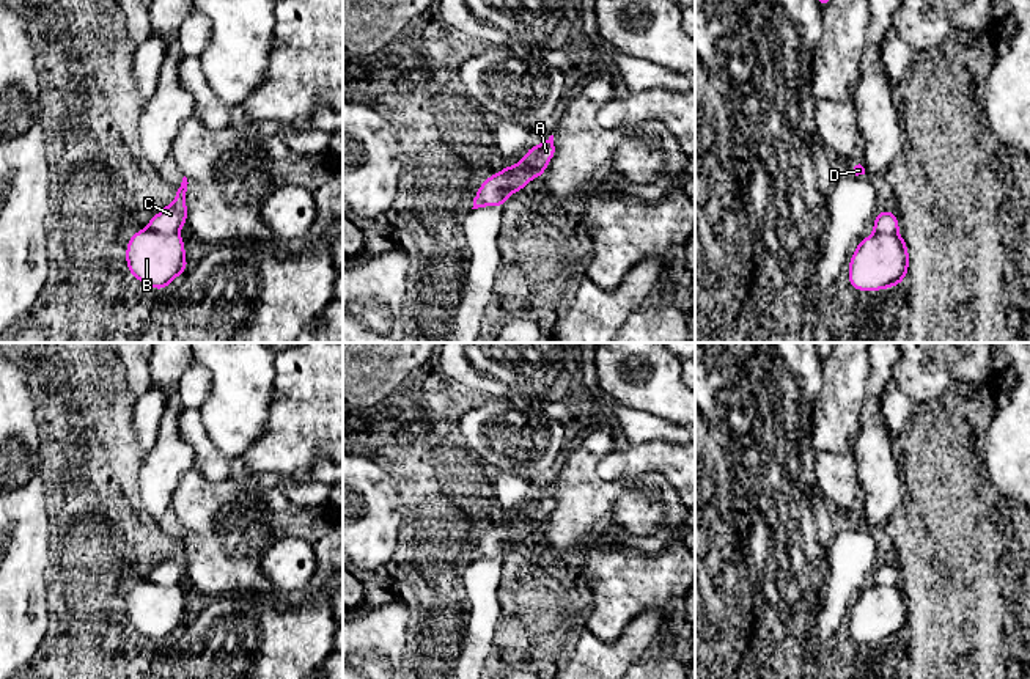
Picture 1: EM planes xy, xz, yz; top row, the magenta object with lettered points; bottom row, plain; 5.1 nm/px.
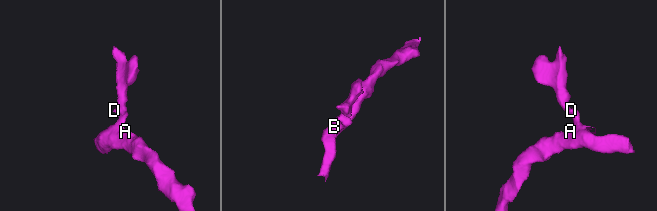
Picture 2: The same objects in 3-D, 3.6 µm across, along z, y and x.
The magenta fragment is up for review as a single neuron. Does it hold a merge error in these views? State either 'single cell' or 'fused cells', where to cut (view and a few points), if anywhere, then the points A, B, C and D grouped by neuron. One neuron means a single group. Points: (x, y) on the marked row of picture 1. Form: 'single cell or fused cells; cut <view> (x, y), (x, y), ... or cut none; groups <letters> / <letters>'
fused cells; cut xy (147, 228), (156, 233), (176, 234); groups A B / C D

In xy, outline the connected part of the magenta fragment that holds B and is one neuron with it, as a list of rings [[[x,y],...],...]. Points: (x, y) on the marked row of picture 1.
[[[140,229],[127,240],[126,262],[131,275],[156,289],[167,289],[189,267],[179,234],[149,229]]]

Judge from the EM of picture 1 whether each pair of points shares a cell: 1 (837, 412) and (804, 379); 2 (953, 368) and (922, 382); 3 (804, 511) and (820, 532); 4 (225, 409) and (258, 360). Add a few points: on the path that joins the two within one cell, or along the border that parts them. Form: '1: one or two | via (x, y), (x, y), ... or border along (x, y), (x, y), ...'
1: two | border along (821, 360), (821, 390), (815, 400), (812, 428)
2: one | via (945, 368), (936, 368), (930, 374)
3: one | via (809, 516), (820, 527)
4: one | via (238, 396), (241, 393), (241, 378), (246, 373)

